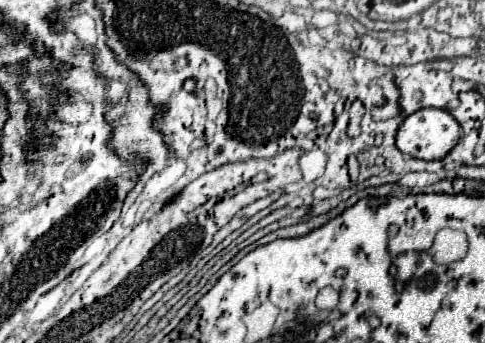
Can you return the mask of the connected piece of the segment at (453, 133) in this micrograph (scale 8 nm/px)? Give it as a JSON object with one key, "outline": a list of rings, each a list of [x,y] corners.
{"outline":[[[439,108],[407,116],[397,132],[397,148],[419,160],[443,160],[459,142],[459,122]]]}

